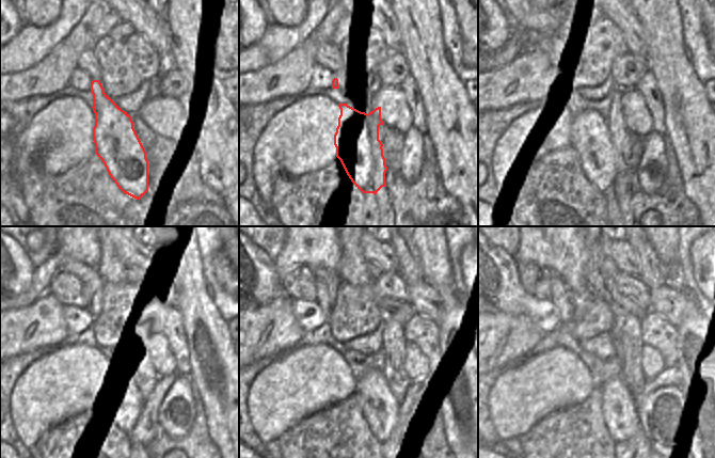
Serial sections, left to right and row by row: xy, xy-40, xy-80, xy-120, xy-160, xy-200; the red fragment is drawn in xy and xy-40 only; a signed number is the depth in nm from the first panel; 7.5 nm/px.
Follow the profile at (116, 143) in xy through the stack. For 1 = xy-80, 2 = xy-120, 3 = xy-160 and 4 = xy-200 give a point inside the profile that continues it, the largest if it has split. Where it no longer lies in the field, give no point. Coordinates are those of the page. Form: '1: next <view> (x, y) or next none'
1: next xy-80 (598, 140)
2: next xy-120 (130, 396)
3: next xy-160 (379, 405)
4: next xy-200 (618, 407)

